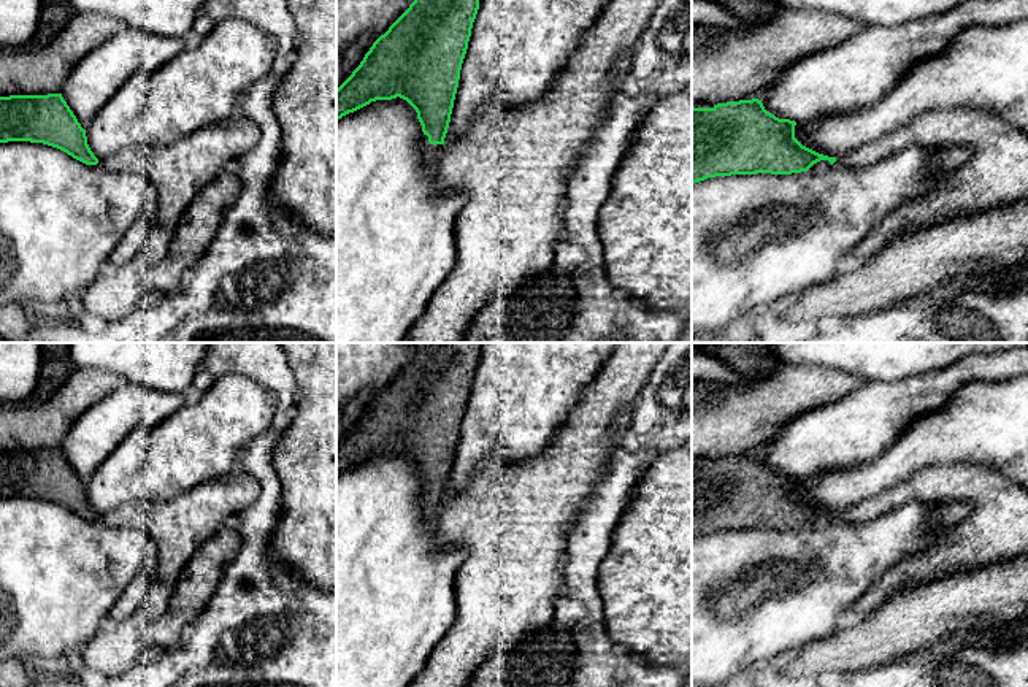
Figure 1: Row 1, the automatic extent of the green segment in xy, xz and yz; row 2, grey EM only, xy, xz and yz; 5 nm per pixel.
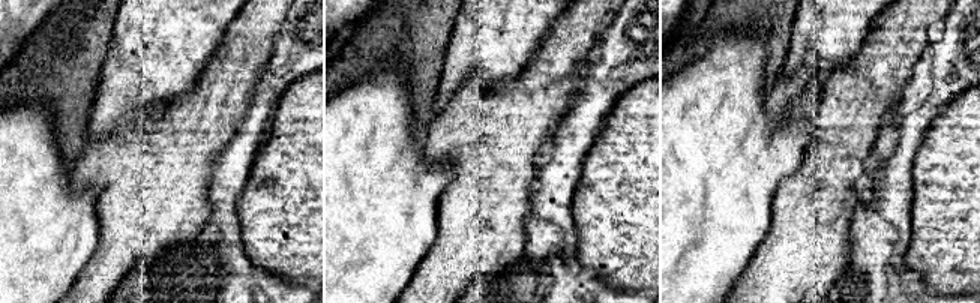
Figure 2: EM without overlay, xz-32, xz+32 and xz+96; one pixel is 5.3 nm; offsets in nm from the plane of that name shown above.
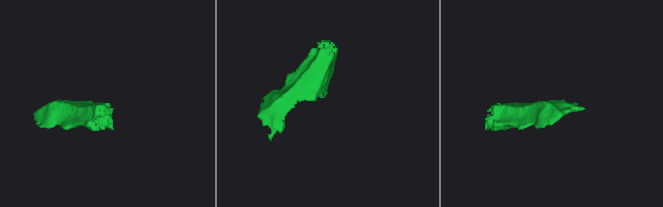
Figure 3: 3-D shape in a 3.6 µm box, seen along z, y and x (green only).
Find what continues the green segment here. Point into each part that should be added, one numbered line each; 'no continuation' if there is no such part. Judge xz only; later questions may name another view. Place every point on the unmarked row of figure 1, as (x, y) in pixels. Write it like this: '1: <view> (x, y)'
1: xz (432, 508)

